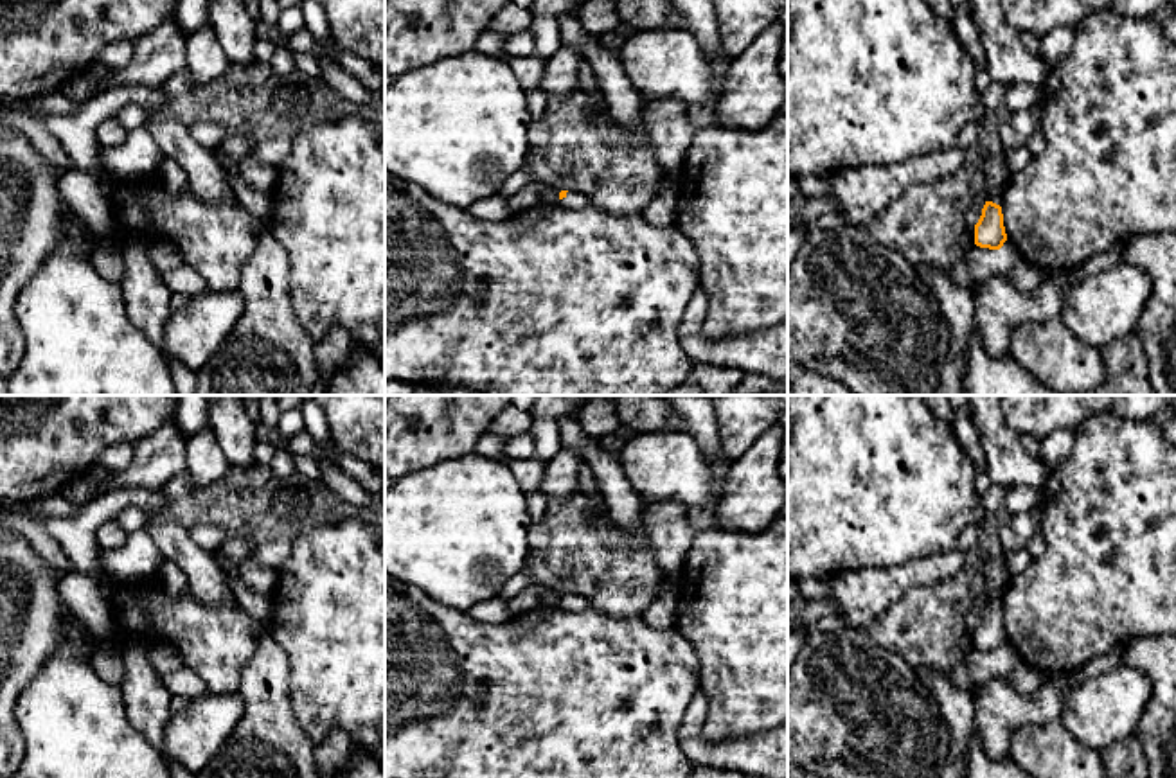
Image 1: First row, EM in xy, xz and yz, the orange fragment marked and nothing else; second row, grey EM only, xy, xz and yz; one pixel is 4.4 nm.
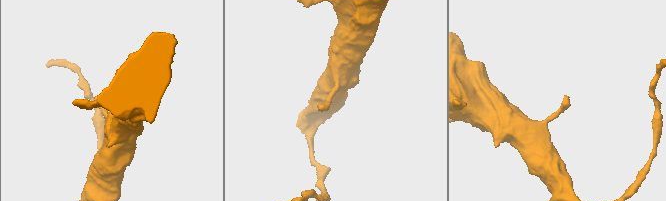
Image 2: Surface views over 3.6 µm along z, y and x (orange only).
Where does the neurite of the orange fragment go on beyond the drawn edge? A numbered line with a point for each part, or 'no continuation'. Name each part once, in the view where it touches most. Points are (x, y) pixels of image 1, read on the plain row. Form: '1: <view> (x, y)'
1: xz (574, 602)

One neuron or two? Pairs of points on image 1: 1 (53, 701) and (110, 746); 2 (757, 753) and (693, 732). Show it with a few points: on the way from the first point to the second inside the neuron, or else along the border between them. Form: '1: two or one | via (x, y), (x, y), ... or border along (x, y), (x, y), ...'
1: one | via (67, 716), (96, 744)
2: one | via (741, 753), (711, 753), (705, 748)

